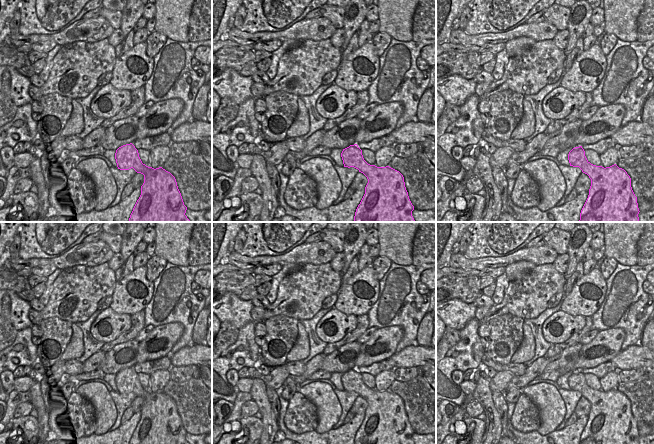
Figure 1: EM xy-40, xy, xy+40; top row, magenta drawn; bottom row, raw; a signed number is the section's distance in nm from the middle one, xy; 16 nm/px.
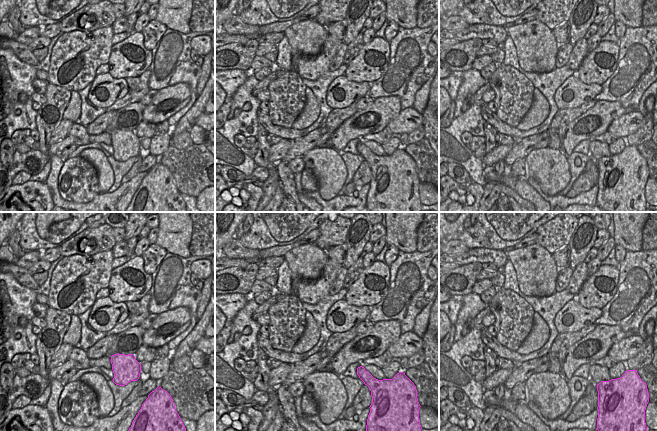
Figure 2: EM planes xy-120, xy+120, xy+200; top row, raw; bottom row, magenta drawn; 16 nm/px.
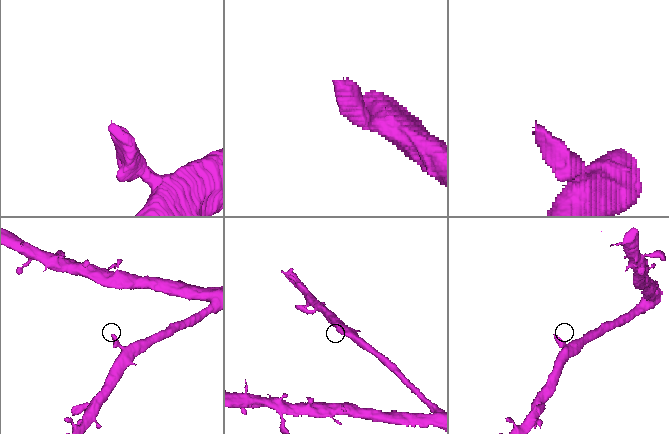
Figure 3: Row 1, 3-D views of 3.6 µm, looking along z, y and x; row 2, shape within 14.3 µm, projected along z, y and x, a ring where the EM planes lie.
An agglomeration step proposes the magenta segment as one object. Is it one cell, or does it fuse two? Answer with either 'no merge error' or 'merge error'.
no merge error

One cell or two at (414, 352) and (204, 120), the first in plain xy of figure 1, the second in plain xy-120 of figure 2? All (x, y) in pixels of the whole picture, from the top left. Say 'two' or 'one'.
one

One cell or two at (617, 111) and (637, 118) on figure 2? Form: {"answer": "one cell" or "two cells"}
{"answer": "two cells"}

